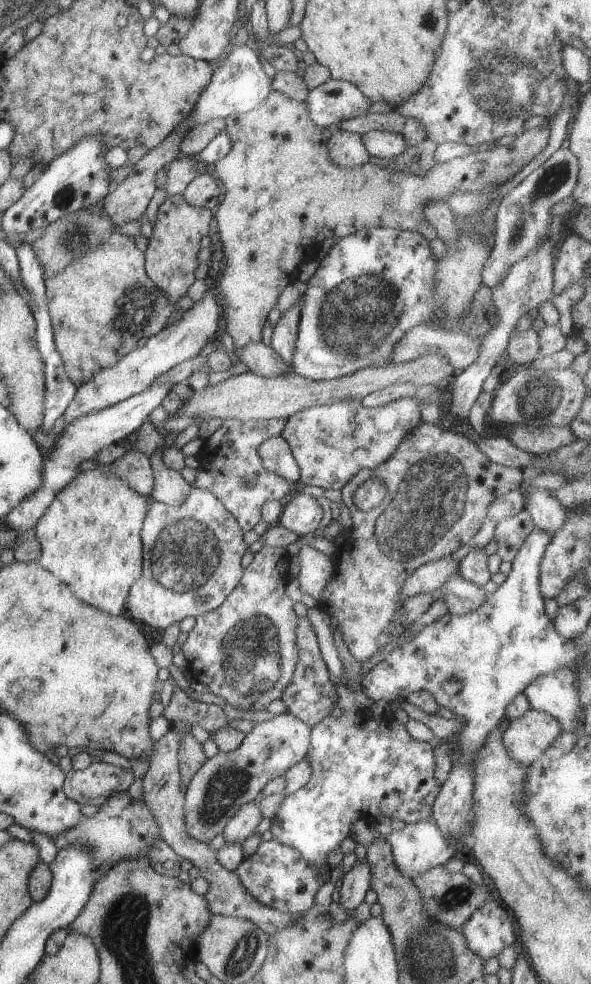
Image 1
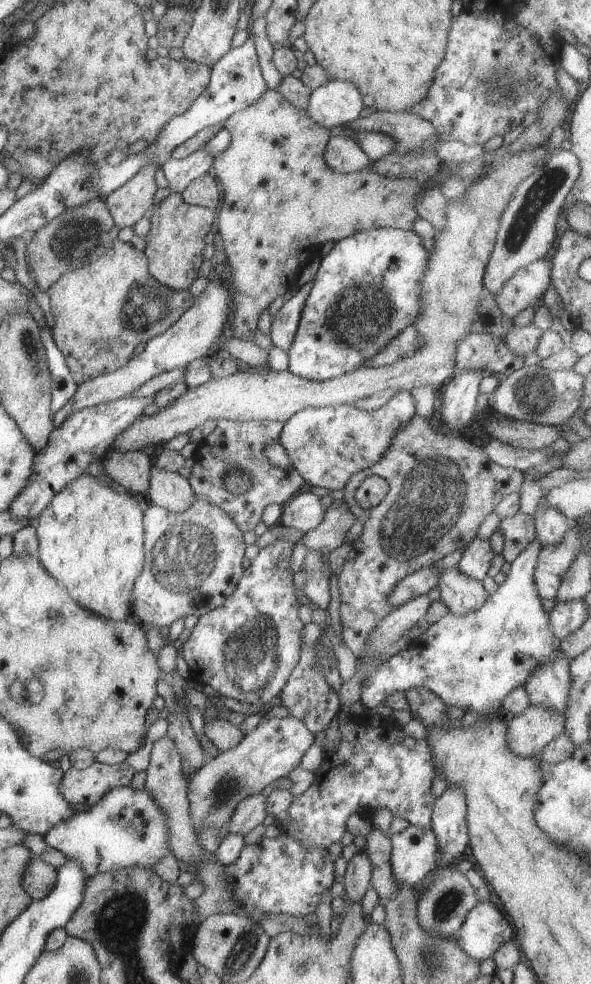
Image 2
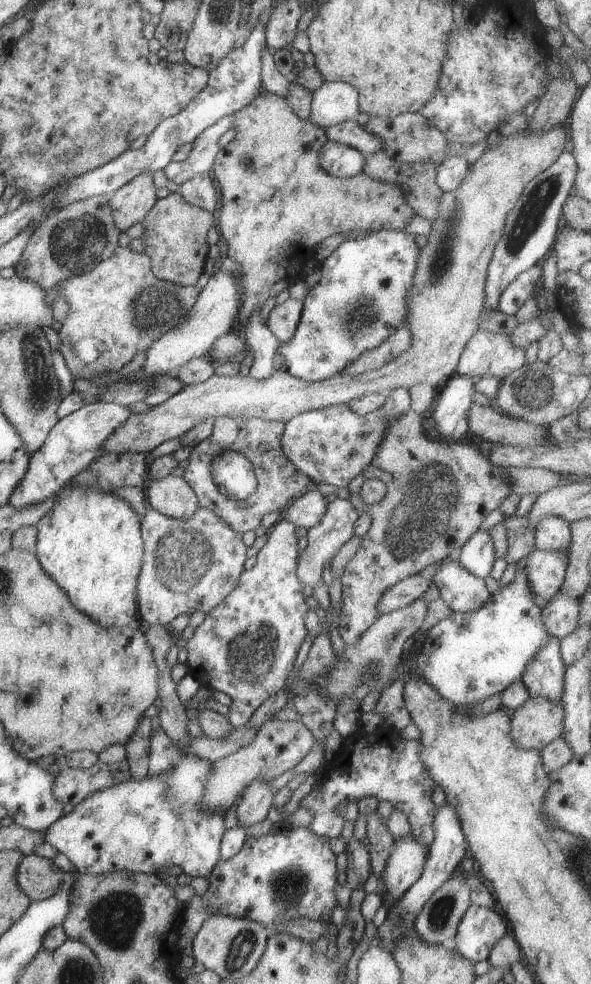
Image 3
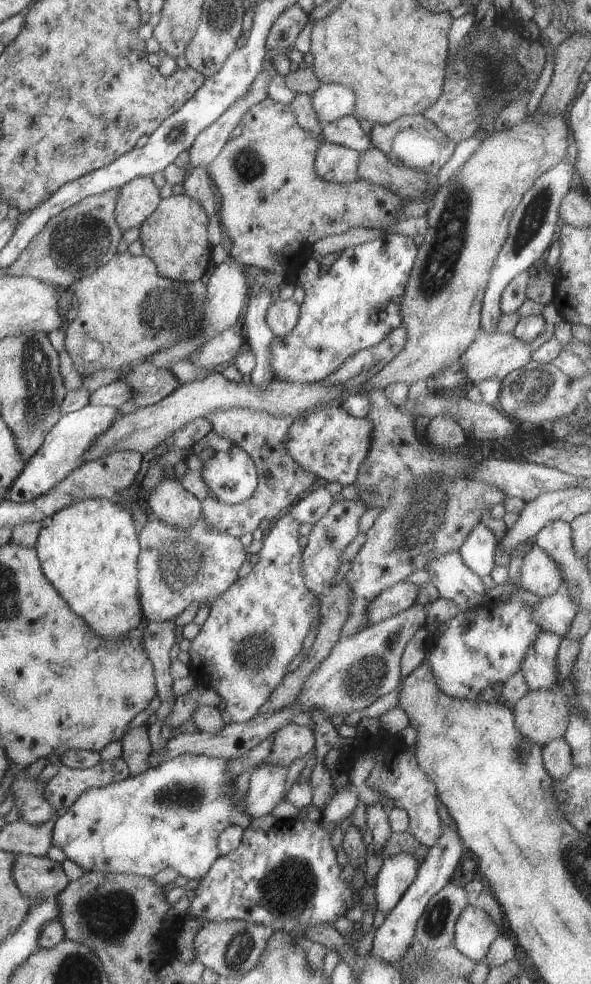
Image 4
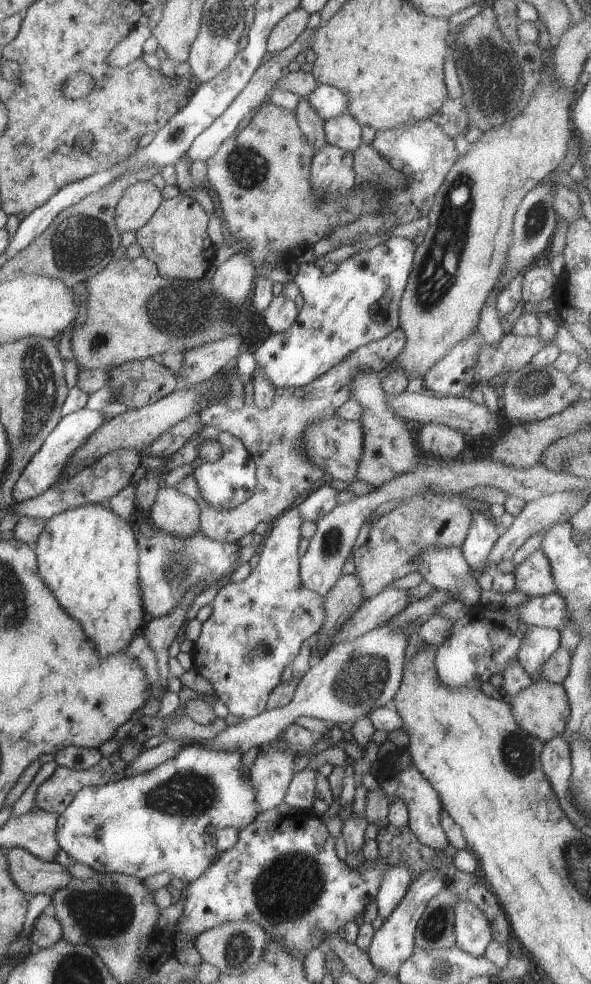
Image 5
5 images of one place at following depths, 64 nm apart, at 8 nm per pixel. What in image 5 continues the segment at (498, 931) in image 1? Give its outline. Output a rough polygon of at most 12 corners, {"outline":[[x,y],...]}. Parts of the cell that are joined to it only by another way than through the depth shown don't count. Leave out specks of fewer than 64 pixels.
{"outline":[[466,896],[454,911],[460,950],[481,957],[492,940],[486,915]]}

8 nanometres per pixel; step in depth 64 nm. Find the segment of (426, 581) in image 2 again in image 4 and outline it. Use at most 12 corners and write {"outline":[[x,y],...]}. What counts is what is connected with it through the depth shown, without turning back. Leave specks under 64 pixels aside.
{"outline":[[406,580],[369,602],[365,626],[410,608],[422,586]]}

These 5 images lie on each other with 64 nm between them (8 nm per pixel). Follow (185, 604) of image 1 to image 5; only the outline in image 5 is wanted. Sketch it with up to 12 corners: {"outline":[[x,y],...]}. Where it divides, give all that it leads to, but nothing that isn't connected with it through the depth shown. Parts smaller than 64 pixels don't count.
{"outline":[[201,530],[137,534],[150,616],[171,613],[192,585],[228,581],[238,543]]}

